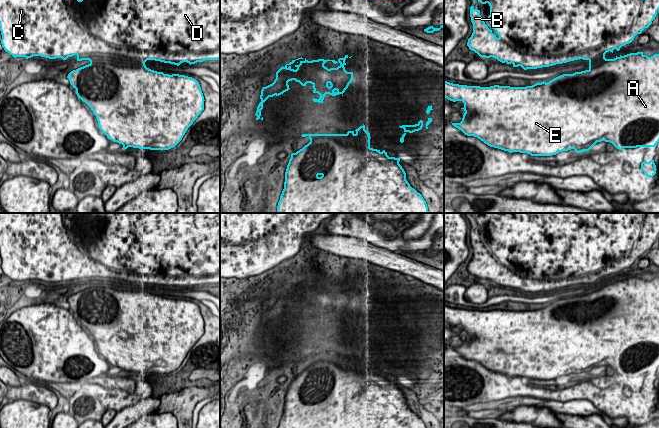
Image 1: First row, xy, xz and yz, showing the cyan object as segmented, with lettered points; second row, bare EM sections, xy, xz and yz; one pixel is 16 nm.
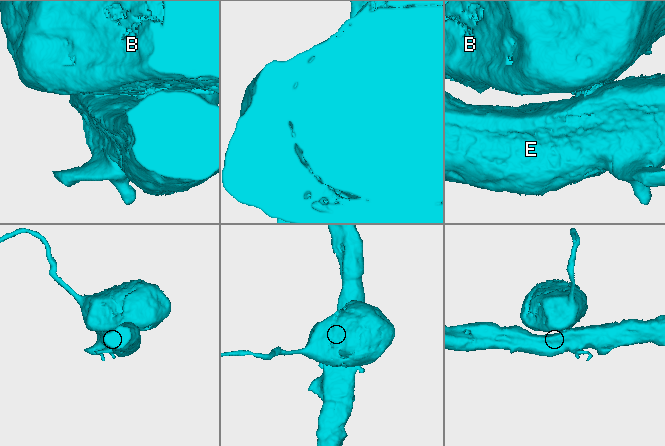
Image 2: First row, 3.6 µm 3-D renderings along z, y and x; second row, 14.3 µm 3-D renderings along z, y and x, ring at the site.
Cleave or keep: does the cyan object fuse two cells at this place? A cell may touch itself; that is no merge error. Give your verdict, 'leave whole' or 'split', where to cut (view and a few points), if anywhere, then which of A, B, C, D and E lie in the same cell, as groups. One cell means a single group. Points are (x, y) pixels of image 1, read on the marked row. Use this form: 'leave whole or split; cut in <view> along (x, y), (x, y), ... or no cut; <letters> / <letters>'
split; cut in xz along (310, 140), (316, 137), (330, 137), (342, 145), (369, 147); A E / B C D

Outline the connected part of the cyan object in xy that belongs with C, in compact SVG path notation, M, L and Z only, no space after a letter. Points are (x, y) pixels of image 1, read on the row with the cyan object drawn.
M0 0L0 31L2 35L1 44L6 52L16 57L25 57L26 59L33 56L41 56L49 59L77 56L77 61L89 60L90 63L111 64L123 68L145 68L147 60L155 60L164 63L170 63L179 66L183 62L190 65L205 60L220 60L220 0Z

